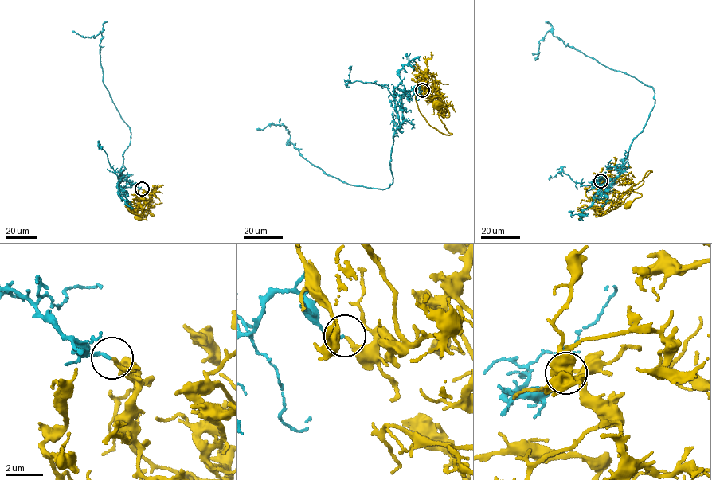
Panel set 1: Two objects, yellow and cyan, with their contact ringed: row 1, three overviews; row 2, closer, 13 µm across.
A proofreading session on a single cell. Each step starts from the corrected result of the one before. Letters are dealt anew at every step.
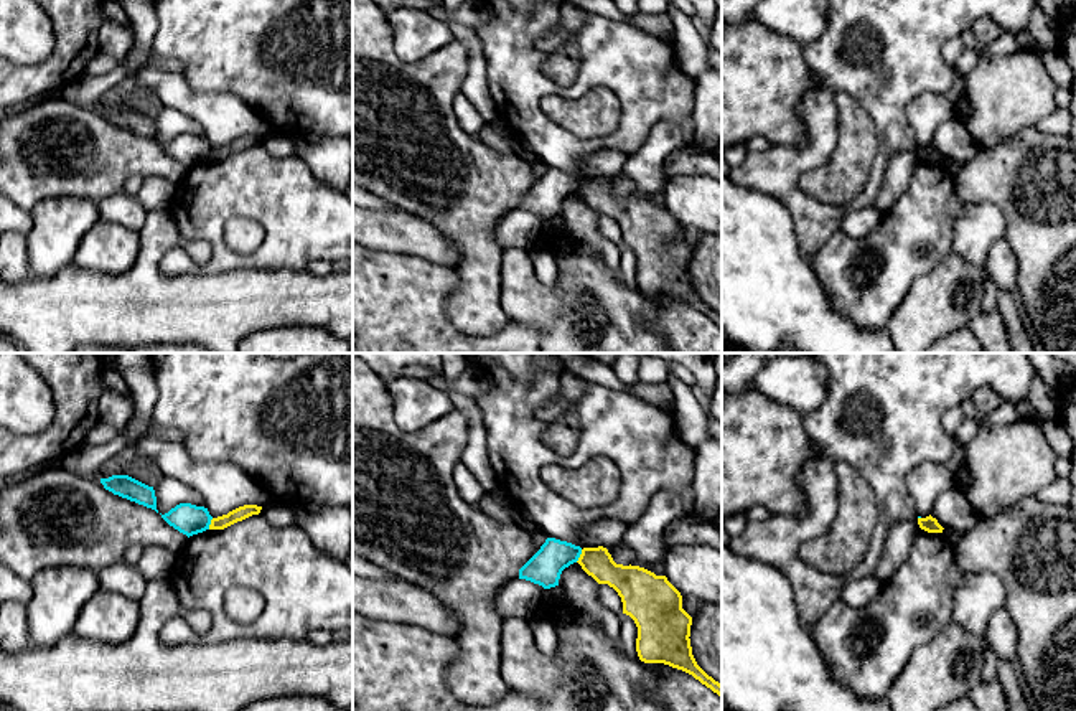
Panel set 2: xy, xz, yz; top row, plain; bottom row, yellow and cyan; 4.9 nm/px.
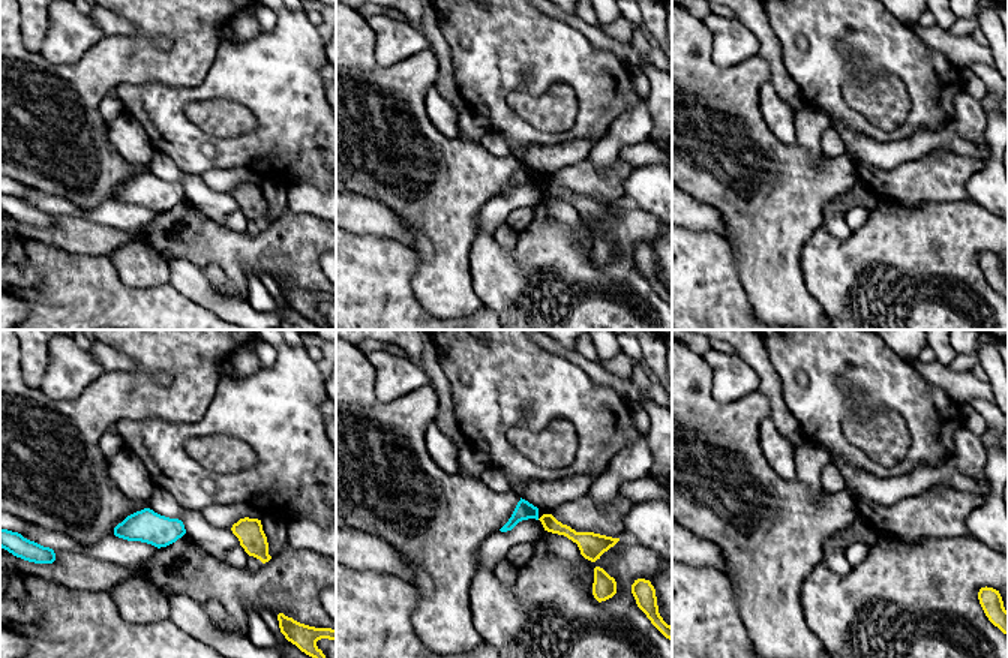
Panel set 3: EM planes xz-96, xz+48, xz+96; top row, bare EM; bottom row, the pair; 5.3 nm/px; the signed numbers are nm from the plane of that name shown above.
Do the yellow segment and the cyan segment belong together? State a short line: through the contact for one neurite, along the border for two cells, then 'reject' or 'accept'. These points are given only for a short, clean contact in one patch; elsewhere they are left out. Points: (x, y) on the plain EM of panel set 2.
line xz (582, 180), (575, 192); reject

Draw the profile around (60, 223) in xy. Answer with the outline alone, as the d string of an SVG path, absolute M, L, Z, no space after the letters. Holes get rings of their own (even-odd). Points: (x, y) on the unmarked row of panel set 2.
M74 196L44 198L30 214L33 226L26 234L26 254L35 277L58 274L73 264L82 238L101 219L96 201Z

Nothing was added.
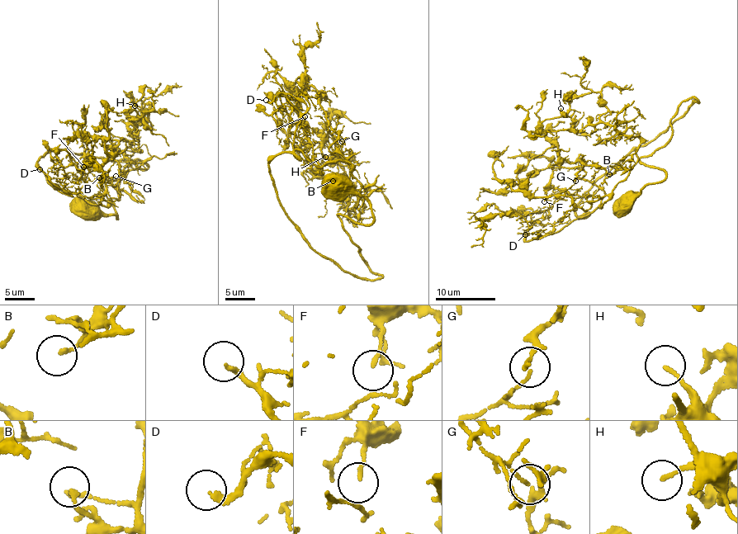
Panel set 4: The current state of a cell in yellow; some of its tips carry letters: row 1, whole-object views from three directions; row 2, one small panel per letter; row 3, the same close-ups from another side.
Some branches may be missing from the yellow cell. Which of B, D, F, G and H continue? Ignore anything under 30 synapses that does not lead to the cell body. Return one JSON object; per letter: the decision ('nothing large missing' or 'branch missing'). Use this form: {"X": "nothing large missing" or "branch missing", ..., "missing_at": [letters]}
{"B": "nothing large missing", "D": "branch missing", "F": "nothing large missing", "G": "nothing large missing", "H": "nothing large missing", "missing_at": ["D"]}

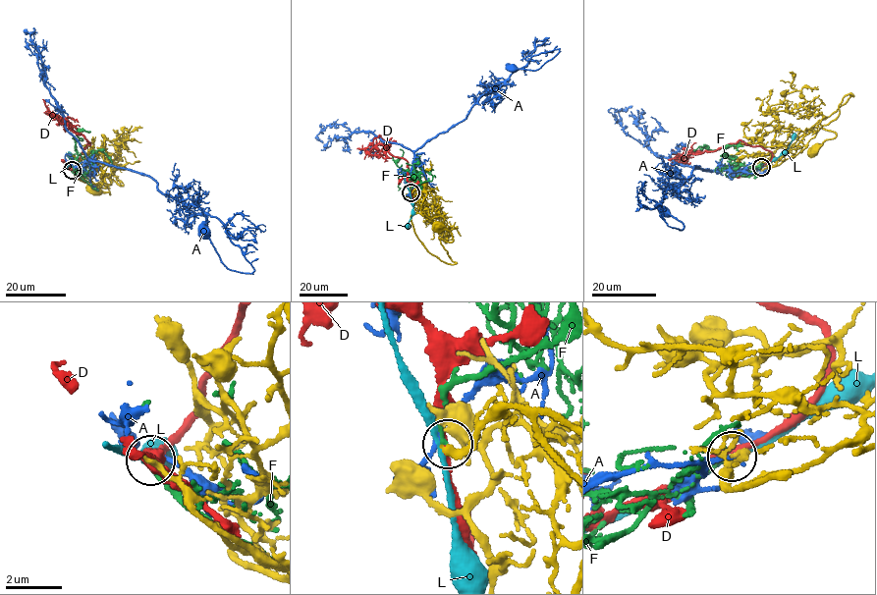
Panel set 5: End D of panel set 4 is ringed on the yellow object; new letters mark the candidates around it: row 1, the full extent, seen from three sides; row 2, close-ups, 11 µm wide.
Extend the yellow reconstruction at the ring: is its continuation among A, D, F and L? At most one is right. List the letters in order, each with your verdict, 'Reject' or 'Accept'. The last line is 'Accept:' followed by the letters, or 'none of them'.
A: Reject
D: Reject
F: Accept
L: Reject
Accept: F

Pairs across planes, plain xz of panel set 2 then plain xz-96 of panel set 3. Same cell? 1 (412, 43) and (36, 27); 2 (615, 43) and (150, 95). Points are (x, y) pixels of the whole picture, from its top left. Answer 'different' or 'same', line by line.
1: different
2: same

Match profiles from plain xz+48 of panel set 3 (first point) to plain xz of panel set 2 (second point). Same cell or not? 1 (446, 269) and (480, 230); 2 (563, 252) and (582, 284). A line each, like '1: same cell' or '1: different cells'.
1: same cell
2: same cell

